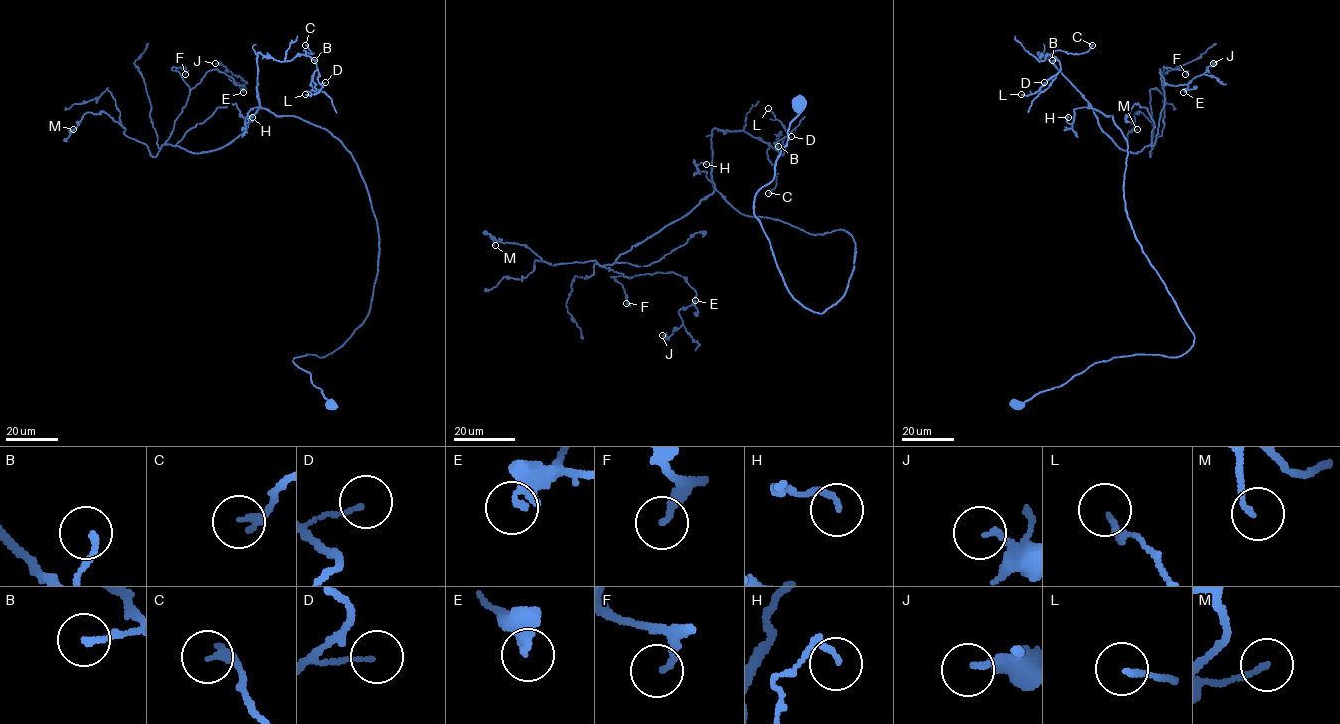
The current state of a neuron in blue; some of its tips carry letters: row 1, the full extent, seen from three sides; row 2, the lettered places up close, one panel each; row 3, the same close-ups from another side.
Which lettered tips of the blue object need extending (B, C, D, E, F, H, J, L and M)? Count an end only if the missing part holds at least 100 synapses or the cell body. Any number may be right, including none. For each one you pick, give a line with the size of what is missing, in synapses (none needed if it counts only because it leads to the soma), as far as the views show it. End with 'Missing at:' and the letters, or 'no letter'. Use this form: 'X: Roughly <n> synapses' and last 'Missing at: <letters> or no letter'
Missing at: no letter

